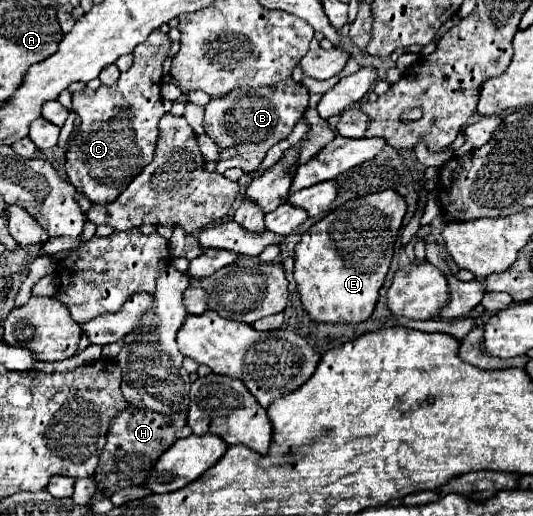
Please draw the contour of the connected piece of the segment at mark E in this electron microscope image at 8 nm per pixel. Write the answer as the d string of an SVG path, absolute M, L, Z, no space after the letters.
M384 189L346 201L302 235L294 249L294 279L304 309L314 321L362 323L372 315L404 215L406 199L394 189Z

